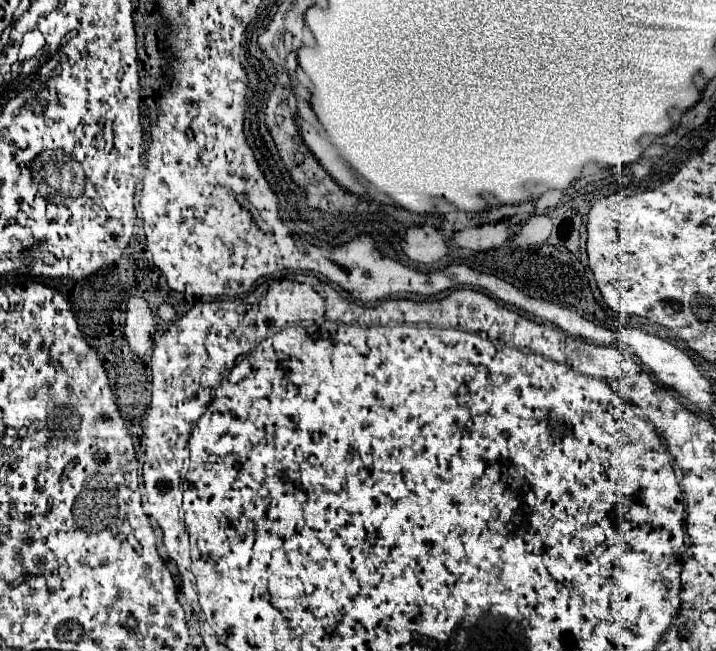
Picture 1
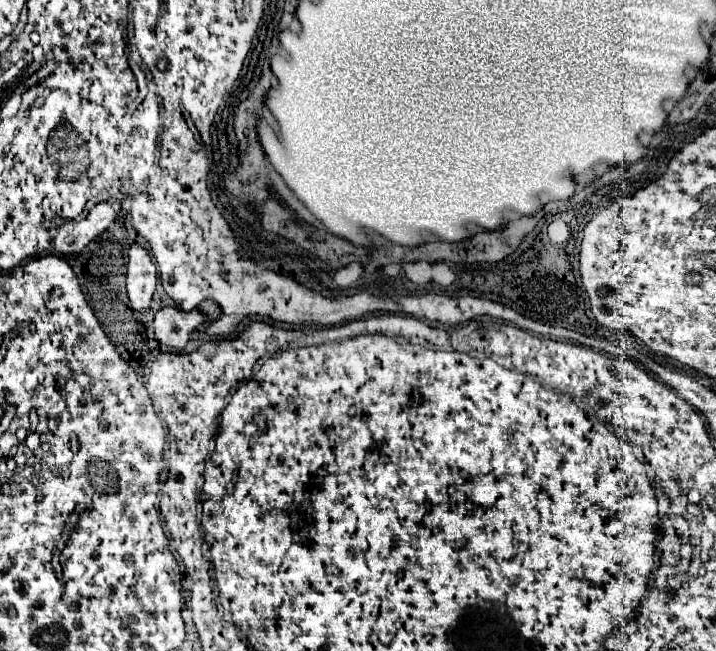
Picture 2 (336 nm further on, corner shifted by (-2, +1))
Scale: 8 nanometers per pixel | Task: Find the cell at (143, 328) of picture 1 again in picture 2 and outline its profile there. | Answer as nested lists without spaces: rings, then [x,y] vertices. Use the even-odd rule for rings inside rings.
[[[131,246],[129,250],[129,264],[127,264],[127,294],[131,308],[137,312],[147,312],[151,306],[151,298],[157,284],[157,270],[141,246]]]

